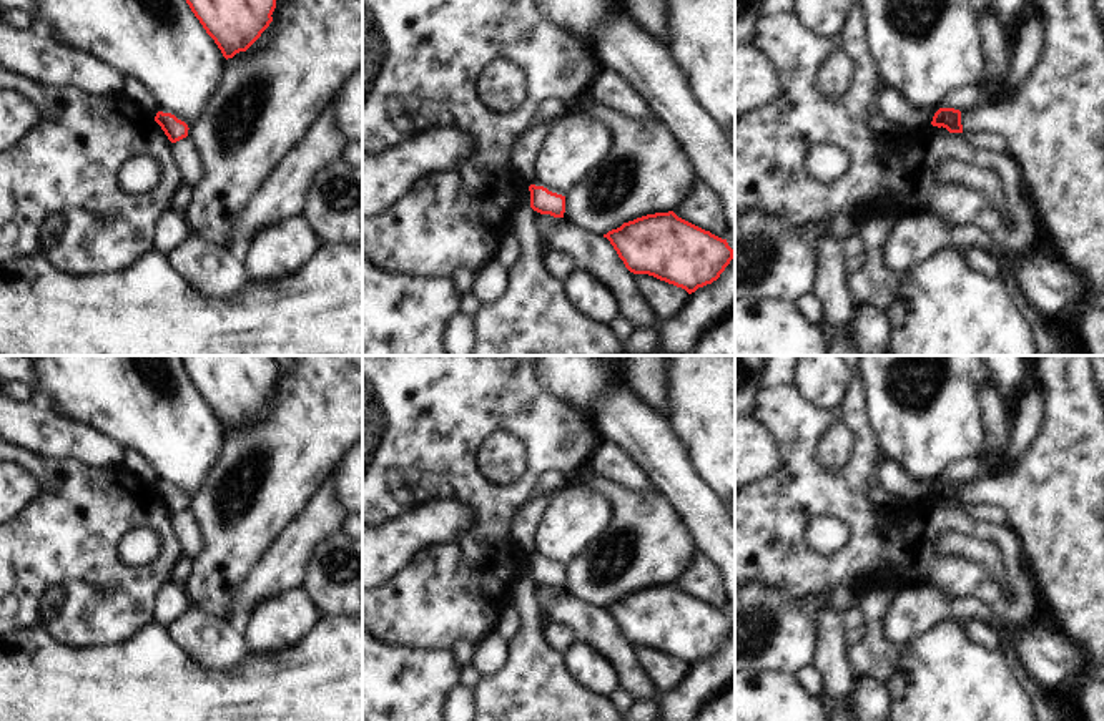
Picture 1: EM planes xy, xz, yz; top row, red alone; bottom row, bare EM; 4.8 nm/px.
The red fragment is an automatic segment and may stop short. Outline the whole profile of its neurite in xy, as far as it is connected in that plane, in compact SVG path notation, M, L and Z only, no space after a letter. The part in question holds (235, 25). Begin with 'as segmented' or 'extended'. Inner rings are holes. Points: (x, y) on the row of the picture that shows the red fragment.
as segmented; M186 0L223 56L246 52L273 22L276 0Z

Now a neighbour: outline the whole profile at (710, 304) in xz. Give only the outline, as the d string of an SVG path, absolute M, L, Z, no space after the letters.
M735 256L717 281L698 287L687 306L660 322L657 349L668 356L692 356L698 337L733 314L735 307Z

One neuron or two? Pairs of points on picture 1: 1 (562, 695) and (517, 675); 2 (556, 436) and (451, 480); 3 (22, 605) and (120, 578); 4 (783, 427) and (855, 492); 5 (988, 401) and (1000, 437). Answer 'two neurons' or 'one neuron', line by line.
1: one neuron
2: one neuron
3: one neuron
4: one neuron
5: one neuron

